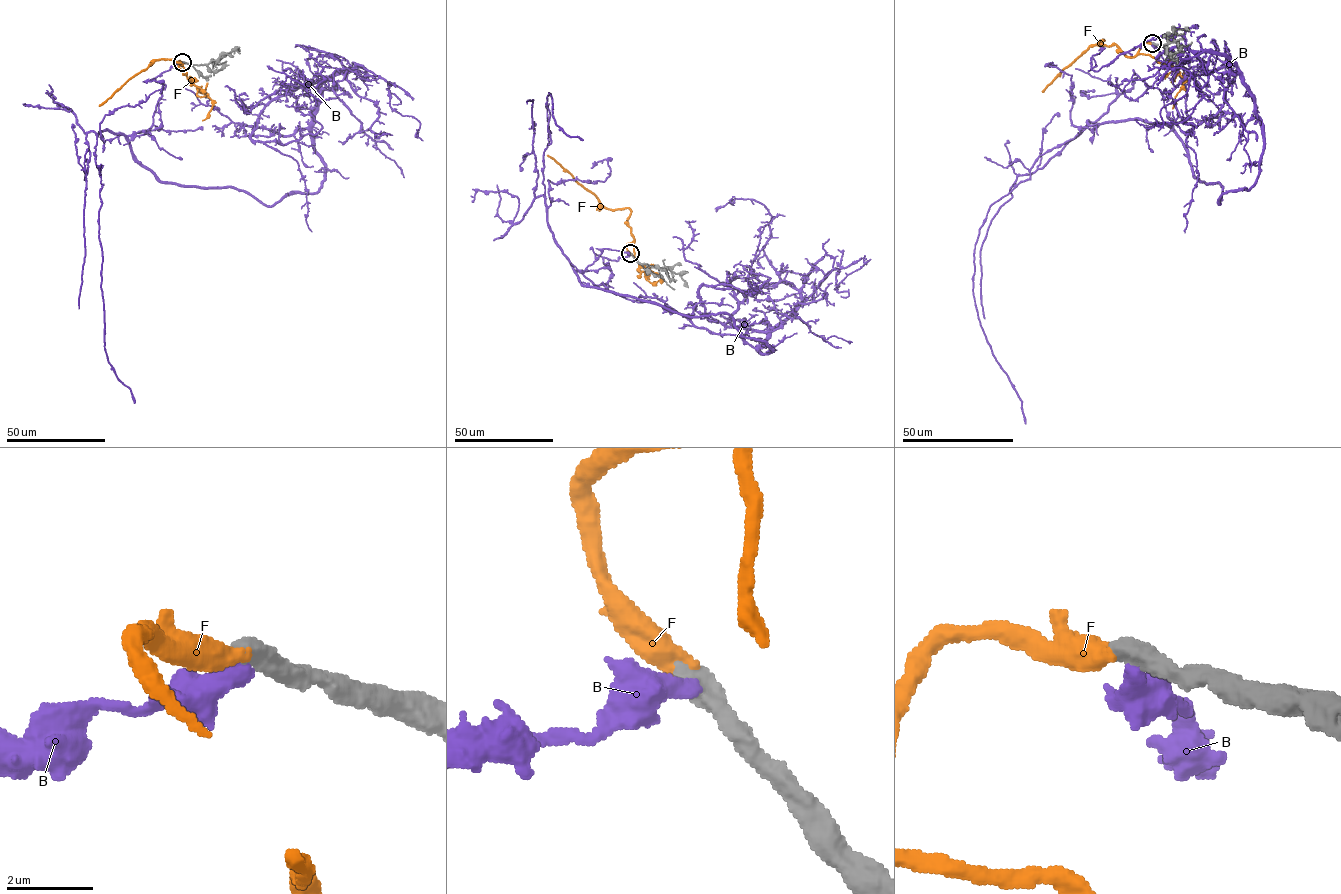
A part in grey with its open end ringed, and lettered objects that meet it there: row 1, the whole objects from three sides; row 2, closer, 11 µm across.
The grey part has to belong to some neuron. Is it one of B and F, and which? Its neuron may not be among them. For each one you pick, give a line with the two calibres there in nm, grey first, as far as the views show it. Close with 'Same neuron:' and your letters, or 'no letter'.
F: 550/500 nm
Same neuron: F

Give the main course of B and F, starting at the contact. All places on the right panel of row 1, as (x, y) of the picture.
B: (1153, 43), (1192, 173), (1219, 204), (1248, 189), (1242, 76), (1191, 135), (1174, 87)
F: (1152, 43), (1143, 42), (1136, 53), (1127, 56), (1115, 45), (1106, 46), (1100, 40), (1042, 92)

